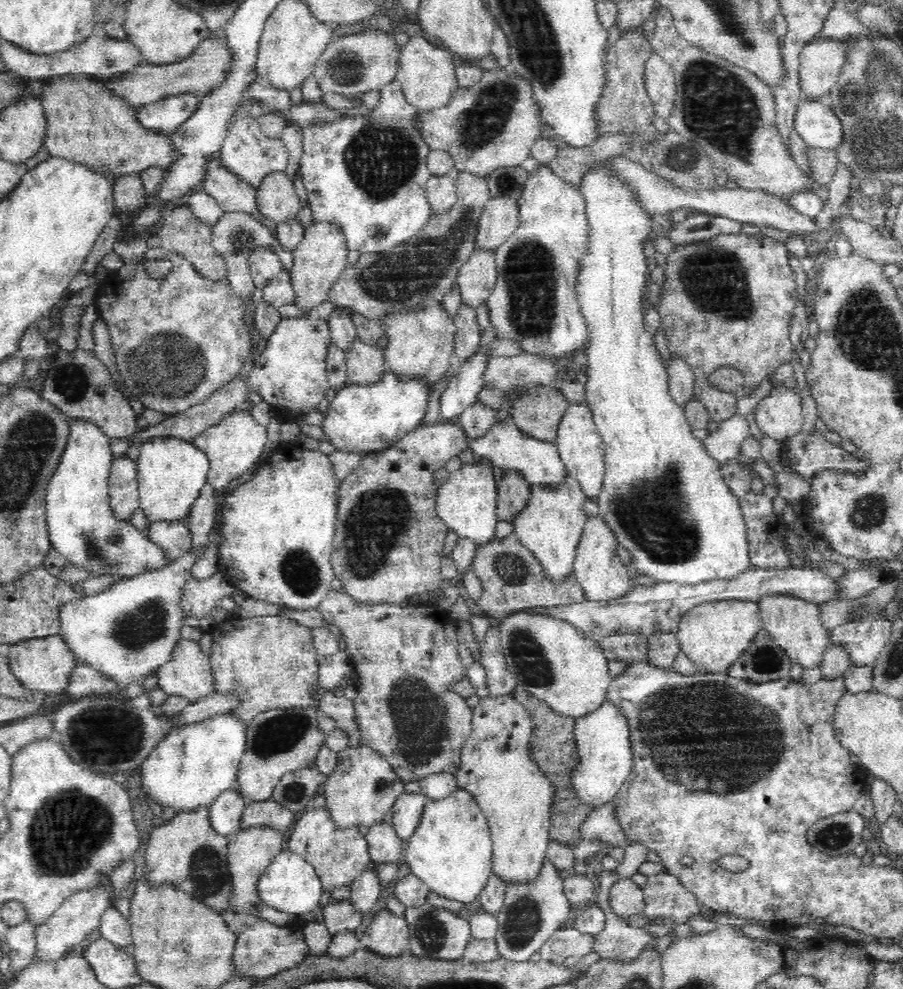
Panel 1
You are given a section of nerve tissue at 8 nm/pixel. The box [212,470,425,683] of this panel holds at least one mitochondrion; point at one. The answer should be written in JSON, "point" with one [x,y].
{"point":[373,524]}

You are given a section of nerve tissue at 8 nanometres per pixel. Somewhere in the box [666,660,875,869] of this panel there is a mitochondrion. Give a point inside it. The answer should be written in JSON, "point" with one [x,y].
{"point":[763,760]}

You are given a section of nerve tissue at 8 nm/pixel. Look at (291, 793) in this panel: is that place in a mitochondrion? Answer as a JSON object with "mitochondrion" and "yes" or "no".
{"mitochondrion":"yes"}

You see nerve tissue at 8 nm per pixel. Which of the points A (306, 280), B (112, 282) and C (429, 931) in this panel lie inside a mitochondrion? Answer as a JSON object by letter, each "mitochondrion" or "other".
{"A":"other","B":"other","C":"mitochondrion"}

